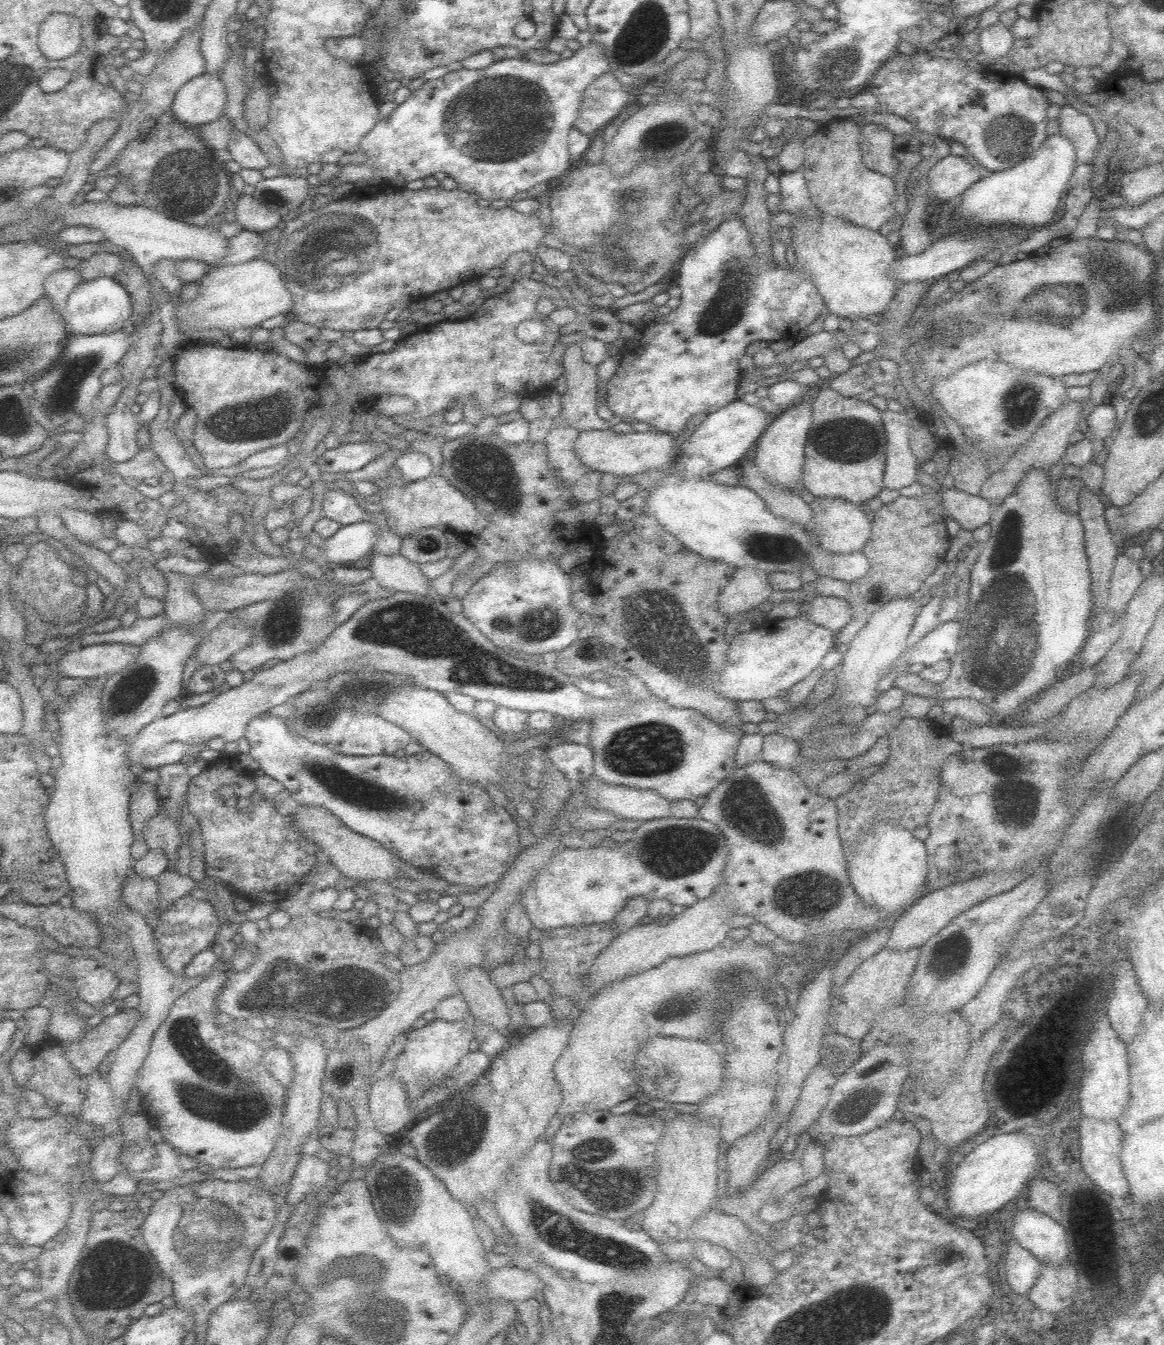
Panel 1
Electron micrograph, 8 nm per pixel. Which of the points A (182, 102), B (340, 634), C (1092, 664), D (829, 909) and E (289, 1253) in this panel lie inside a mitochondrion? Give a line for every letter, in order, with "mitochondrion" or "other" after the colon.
A: other
B: other
C: other
D: mitochondrion
E: other

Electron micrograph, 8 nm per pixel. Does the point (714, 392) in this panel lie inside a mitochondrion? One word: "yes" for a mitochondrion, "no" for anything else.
no

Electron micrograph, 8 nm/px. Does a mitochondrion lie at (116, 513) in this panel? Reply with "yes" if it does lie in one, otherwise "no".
no

